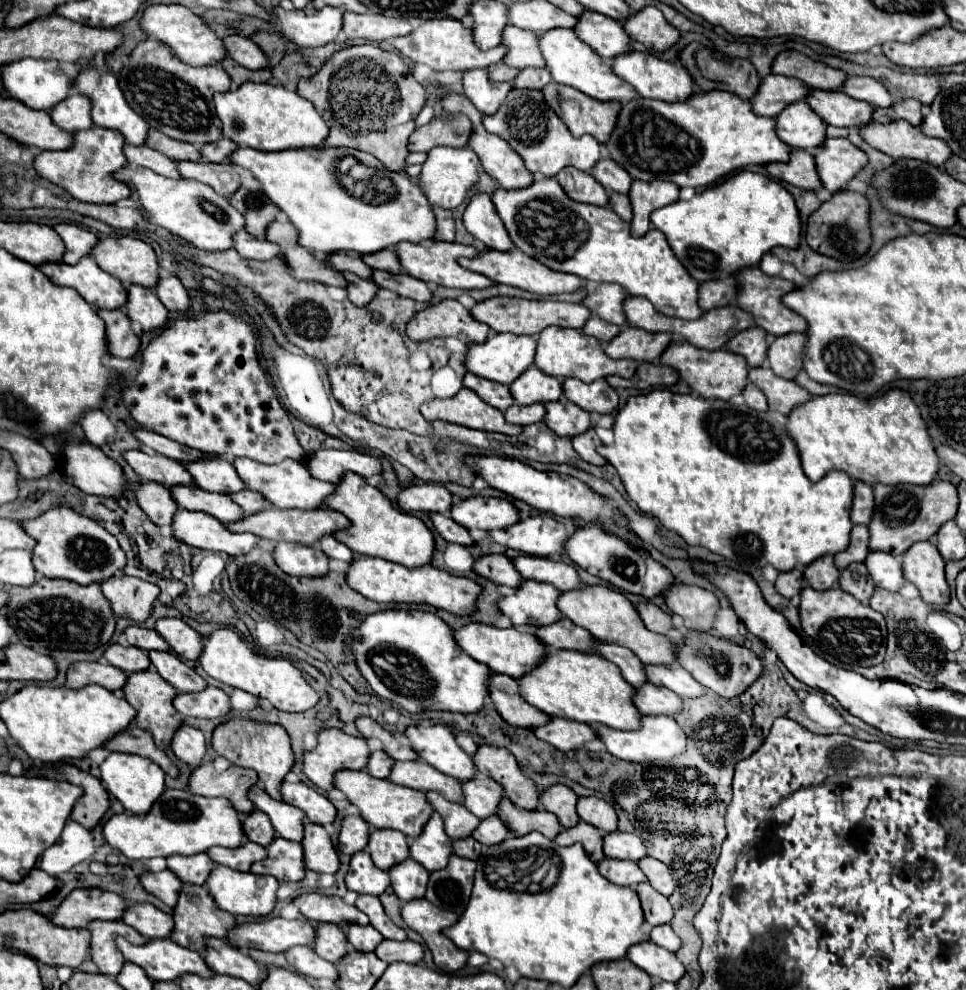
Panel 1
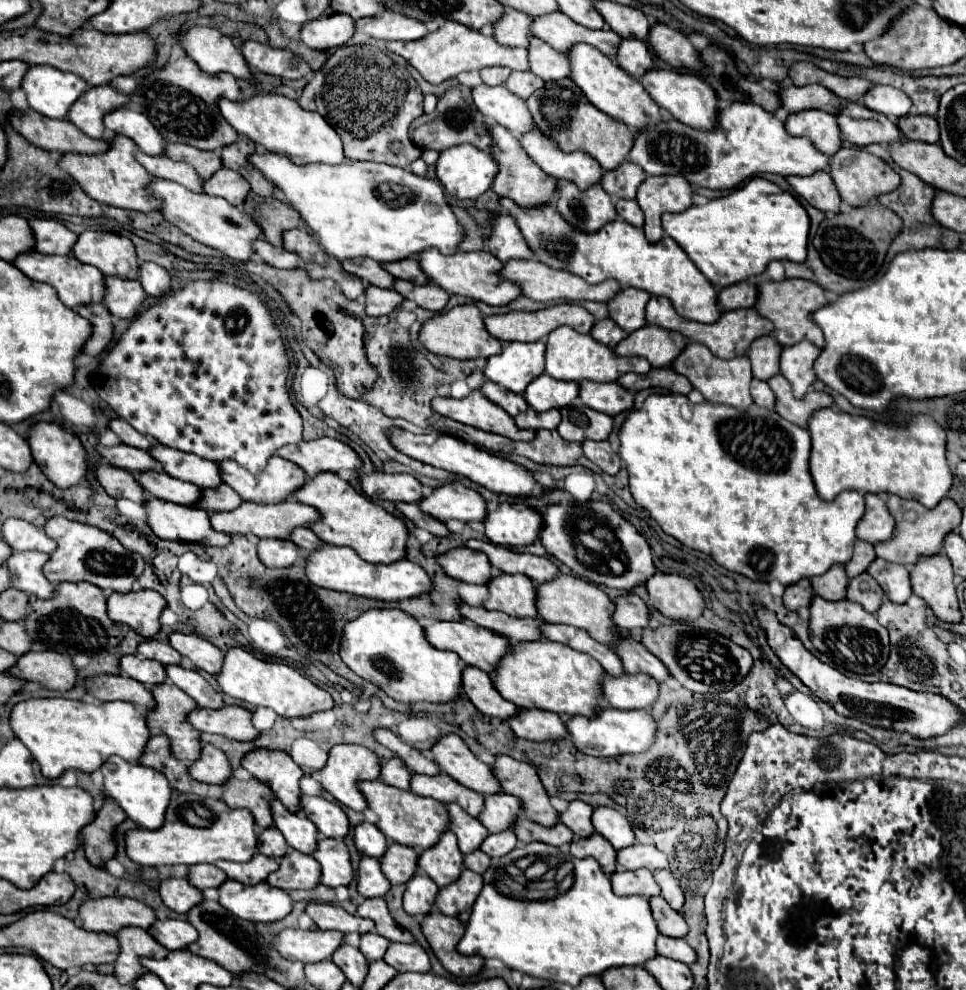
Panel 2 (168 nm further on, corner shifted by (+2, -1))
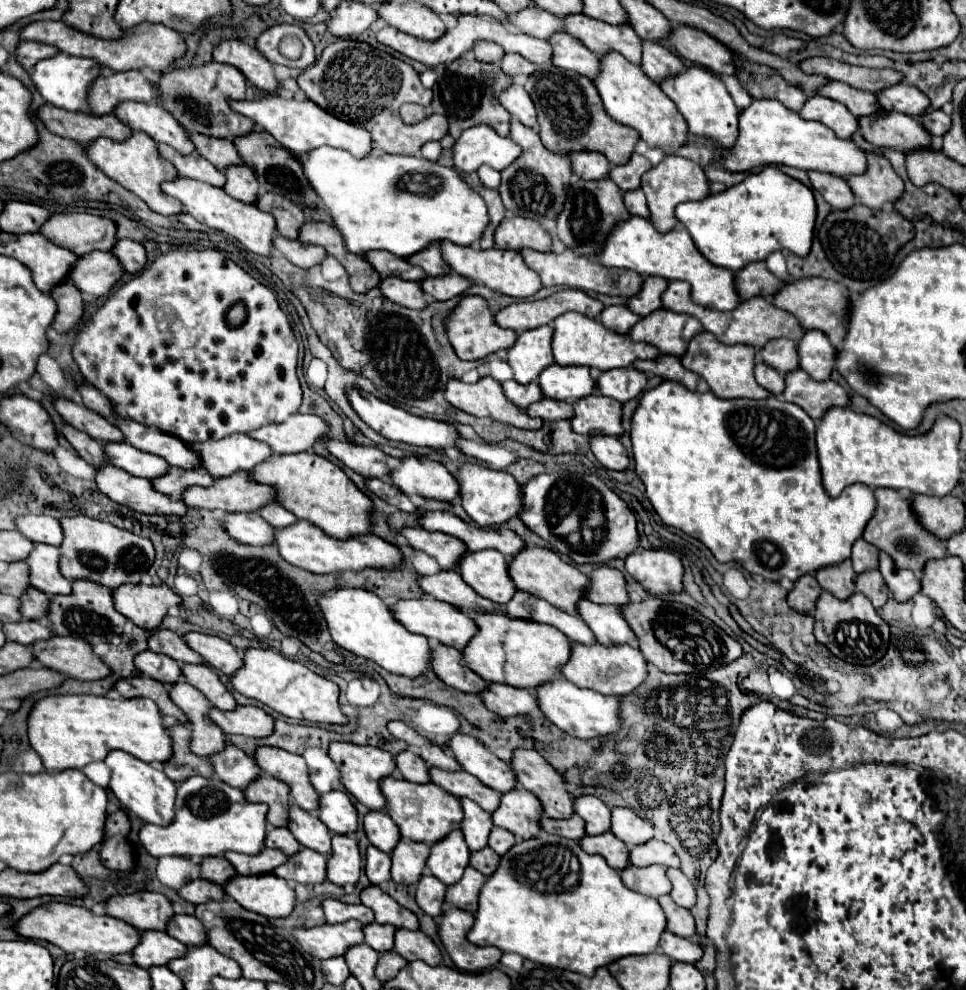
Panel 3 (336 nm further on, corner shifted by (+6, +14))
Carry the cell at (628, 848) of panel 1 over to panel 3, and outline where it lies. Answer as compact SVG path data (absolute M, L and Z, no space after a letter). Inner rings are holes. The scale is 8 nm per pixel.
M651 840L631 850L631 864L639 868L653 866L653 864L661 864L665 868L679 868L679 858L669 844L661 840Z

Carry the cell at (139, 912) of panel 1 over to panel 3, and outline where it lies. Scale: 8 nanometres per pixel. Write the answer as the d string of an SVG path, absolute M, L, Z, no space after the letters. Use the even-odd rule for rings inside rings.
M185 914L173 916L171 922L169 922L169 928L167 928L167 934L177 938L179 942L183 942L185 946L203 946L203 944L207 944L205 928L195 916L185 916Z

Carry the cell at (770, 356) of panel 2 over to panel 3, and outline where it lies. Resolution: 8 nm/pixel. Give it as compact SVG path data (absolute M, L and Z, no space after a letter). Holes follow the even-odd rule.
M777 338L771 340L765 348L759 350L765 364L771 364L779 372L793 372L799 368L799 356L797 356L797 344L795 340Z

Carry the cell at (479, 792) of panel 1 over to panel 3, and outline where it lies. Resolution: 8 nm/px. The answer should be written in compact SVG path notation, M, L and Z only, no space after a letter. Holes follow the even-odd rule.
M517 788L501 796L501 806L493 812L493 822L515 836L529 840L541 834L541 816L543 808L537 796L533 796L529 790Z

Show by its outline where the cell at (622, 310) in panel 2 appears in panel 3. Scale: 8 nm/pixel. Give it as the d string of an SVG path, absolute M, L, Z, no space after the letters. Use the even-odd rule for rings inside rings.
M647 276L643 290L627 300L627 306L639 314L639 316L647 316L651 312L655 312L657 308L661 308L661 292L665 292L665 284L669 284L669 280L659 278L659 276Z

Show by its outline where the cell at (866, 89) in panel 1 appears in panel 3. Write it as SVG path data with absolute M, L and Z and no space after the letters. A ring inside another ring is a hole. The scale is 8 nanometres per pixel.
M905 82L877 92L877 98L887 112L901 112L913 118L921 118L929 110L927 96L921 94L921 90L907 86Z

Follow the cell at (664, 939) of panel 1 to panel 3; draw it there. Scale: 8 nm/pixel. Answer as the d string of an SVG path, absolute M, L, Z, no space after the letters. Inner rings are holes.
M663 932L659 948L665 956L669 956L675 962L687 962L687 964L695 964L697 960L701 960L703 956L703 948L693 942L693 940L685 940L681 936L675 936L671 932Z

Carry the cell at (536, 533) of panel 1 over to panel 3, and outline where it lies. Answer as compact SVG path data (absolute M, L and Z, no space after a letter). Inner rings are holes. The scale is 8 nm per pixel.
M463 464L457 472L459 482L459 500L463 510L479 526L499 526L509 518L517 516L521 510L521 490L517 480L507 472L497 472L481 464Z

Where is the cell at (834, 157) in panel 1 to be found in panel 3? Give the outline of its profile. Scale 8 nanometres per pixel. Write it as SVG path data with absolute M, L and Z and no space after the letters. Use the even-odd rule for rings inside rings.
M867 152L869 168L861 176L849 176L847 182L857 198L857 202L865 204L867 208L881 210L885 204L893 204L903 194L903 180L895 174L889 160L881 154Z

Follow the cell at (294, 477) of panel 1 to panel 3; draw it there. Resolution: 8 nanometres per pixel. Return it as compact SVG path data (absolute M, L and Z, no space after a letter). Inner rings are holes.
M233 434L221 440L209 440L205 444L191 444L197 452L201 466L215 478L231 476L237 470L251 470L261 460L271 456L271 448L247 434Z

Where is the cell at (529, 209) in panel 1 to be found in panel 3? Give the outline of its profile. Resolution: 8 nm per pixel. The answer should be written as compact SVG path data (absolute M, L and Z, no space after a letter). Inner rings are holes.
M631 216L615 226L597 260L609 268L635 270L645 276L661 276L667 280L687 280L691 284L693 300L713 310L733 310L739 304L737 290L733 288L733 272L711 264L687 236L685 226L677 226L675 230L661 234L649 220Z

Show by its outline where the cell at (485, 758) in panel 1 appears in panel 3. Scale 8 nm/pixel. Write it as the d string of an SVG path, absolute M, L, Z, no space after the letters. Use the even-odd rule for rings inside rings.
M515 750L511 768L519 780L519 786L533 792L541 800L549 818L573 816L573 798L567 792L563 774L559 774L537 750Z

